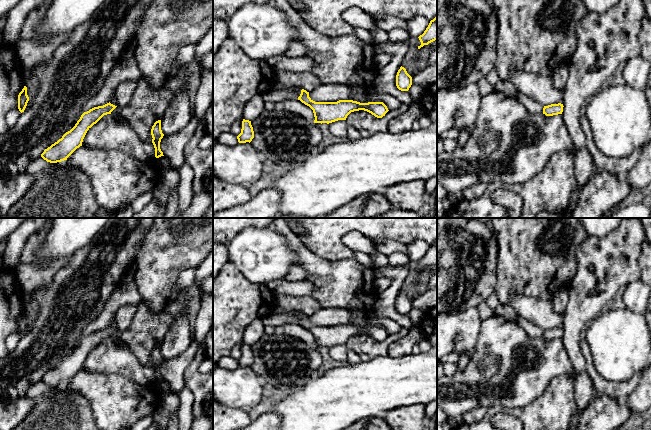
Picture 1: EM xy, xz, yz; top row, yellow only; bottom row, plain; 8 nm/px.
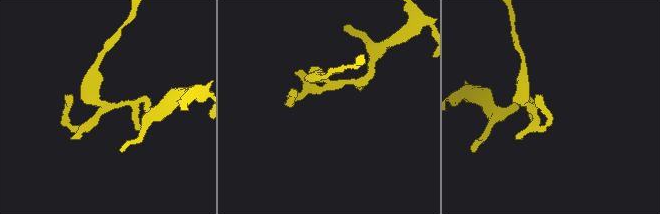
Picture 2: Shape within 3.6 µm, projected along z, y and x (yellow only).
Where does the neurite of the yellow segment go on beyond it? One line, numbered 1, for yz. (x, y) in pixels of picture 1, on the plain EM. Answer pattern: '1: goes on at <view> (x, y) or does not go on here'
1: does not go on here

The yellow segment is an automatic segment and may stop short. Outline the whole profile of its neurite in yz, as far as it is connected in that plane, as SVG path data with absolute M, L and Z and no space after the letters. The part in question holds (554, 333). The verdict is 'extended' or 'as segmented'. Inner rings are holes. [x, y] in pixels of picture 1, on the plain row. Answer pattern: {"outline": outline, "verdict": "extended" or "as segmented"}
{"outline": "M561 327L544 330L543 338L545 338L546 340L553 340L553 339L562 338L563 331L564 330Z", "verdict": "as segmented"}

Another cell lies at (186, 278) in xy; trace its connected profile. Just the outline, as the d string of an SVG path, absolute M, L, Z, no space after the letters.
M188 268L179 273L176 287L180 294L185 295L194 284L197 268Z

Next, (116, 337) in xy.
M115 317L112 319L112 322L110 324L110 327L115 329L116 332L111 336L111 340L114 341L116 344L122 344L123 343L123 340L121 338L121 332L118 330L117 328L117 324L116 324L116 319Z

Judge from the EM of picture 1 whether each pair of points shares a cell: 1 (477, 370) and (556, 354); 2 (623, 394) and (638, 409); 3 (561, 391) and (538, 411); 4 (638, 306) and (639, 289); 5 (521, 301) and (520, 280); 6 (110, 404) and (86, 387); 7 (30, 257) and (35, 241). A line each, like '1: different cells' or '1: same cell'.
1: same cell
2: different cells
3: same cell
4: same cell
5: different cells
6: same cell
7: same cell

